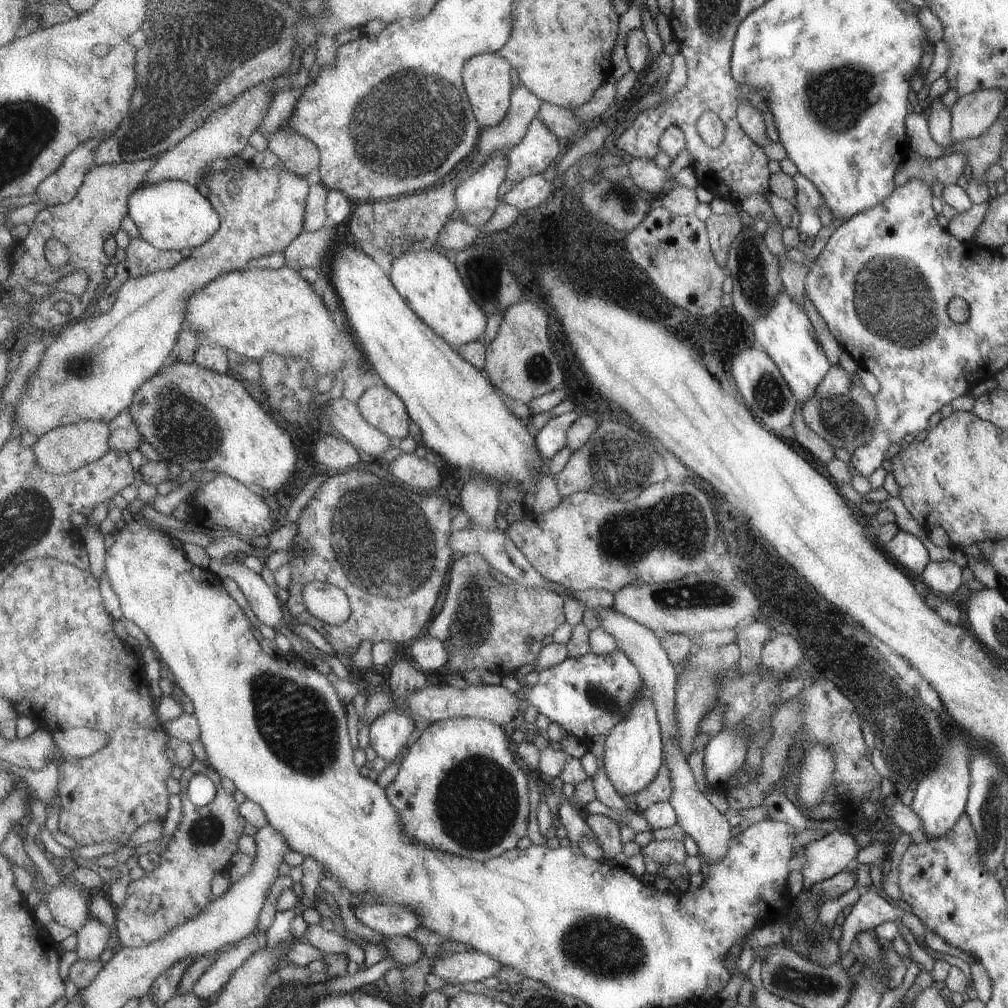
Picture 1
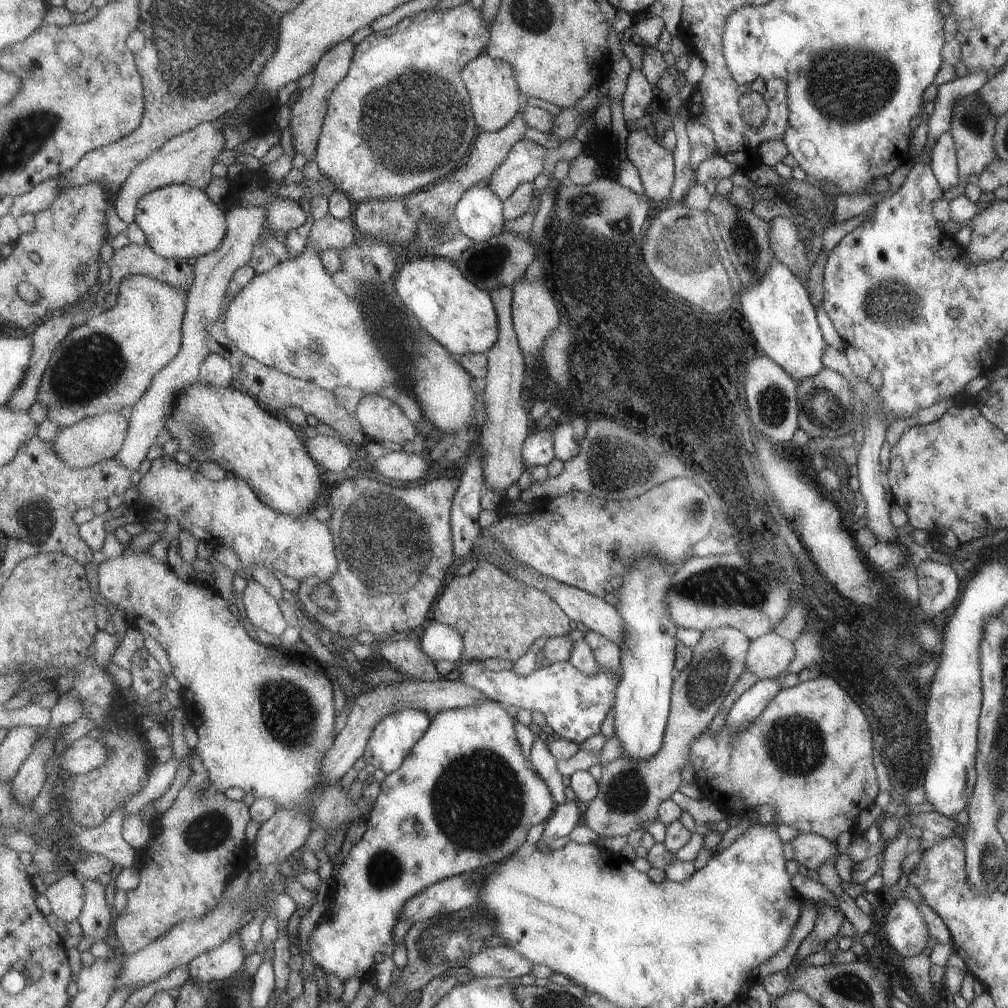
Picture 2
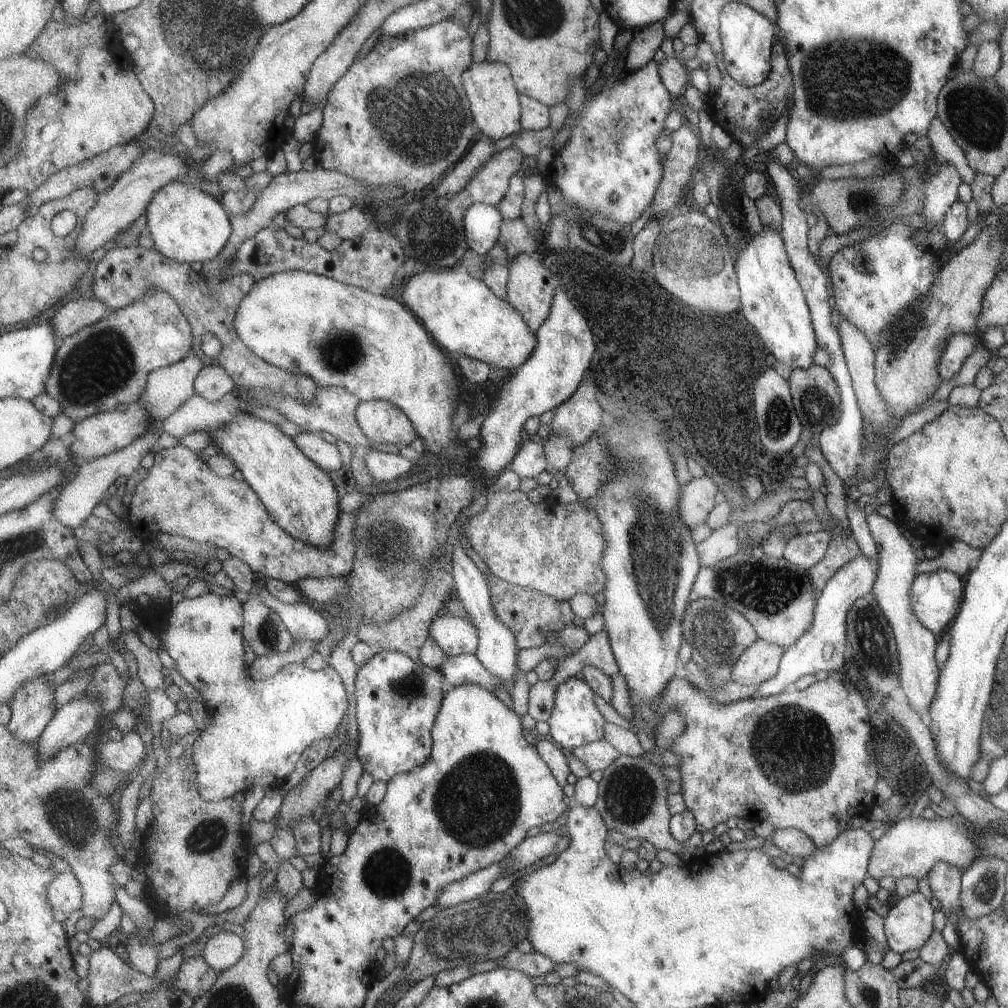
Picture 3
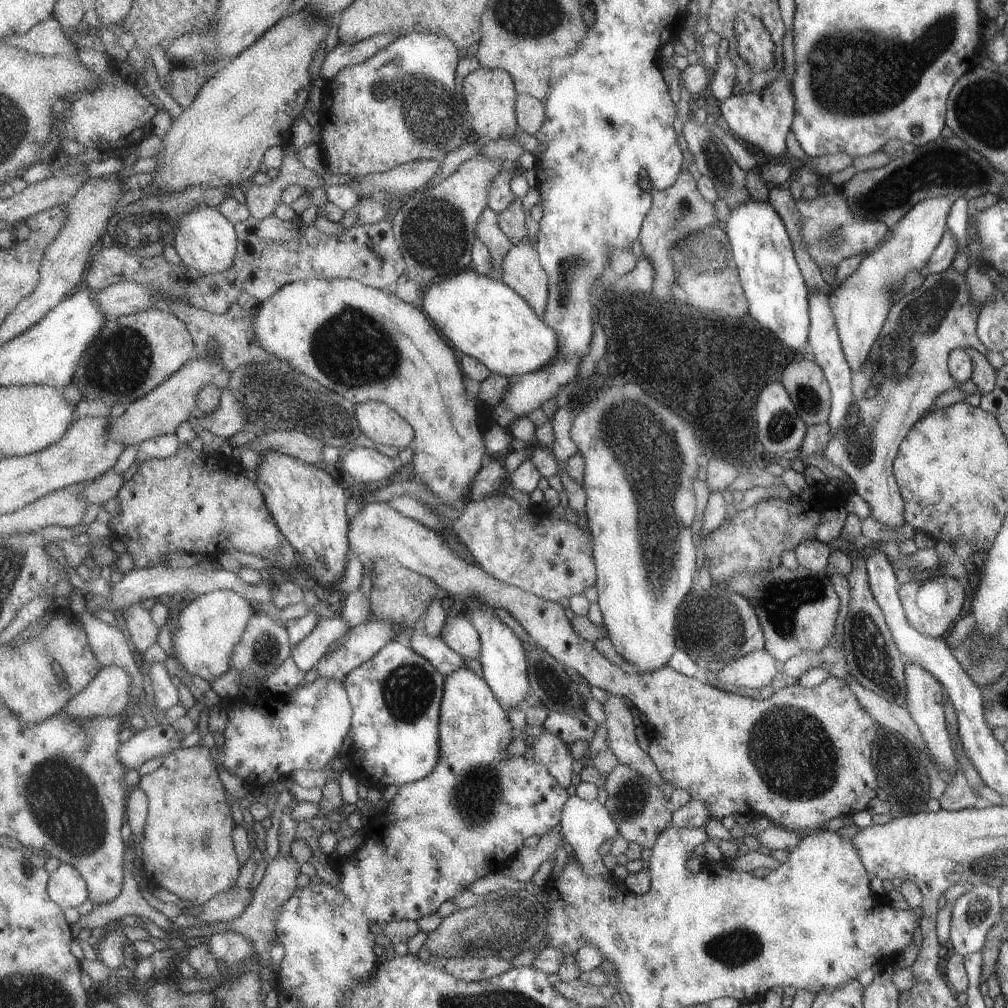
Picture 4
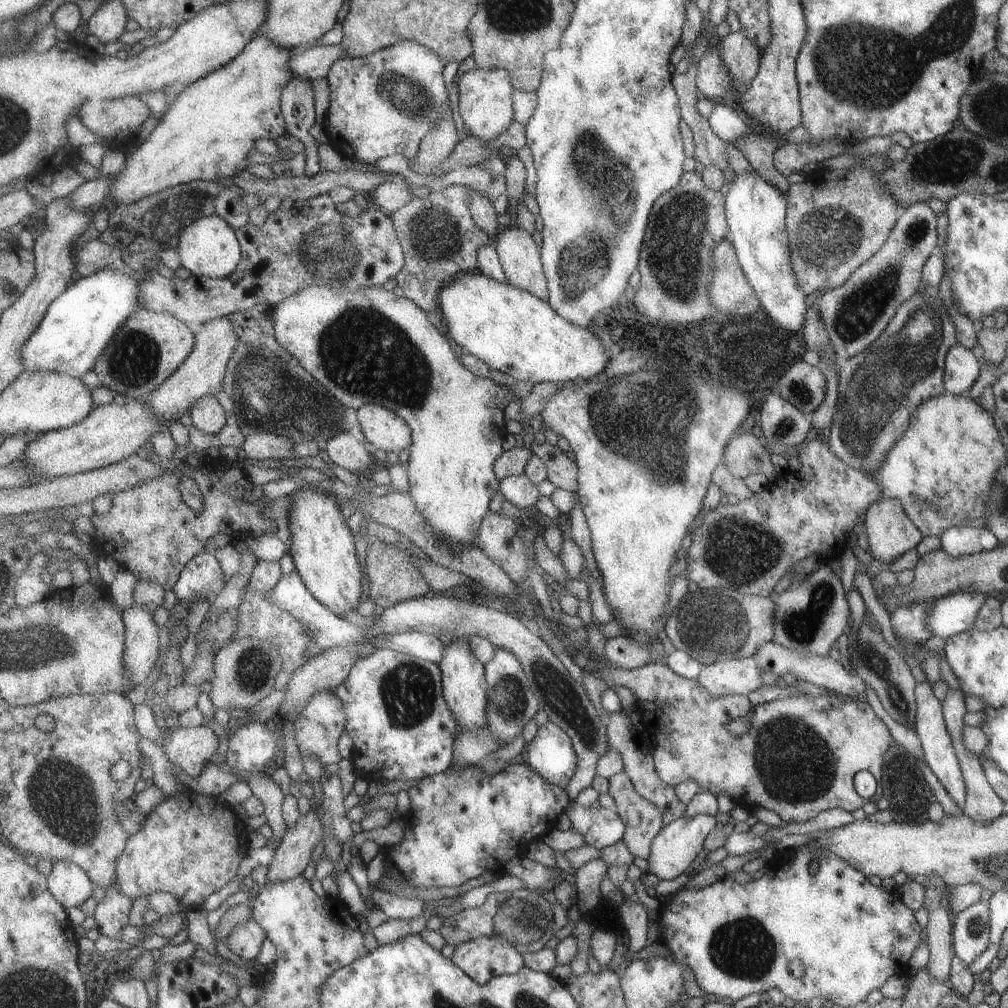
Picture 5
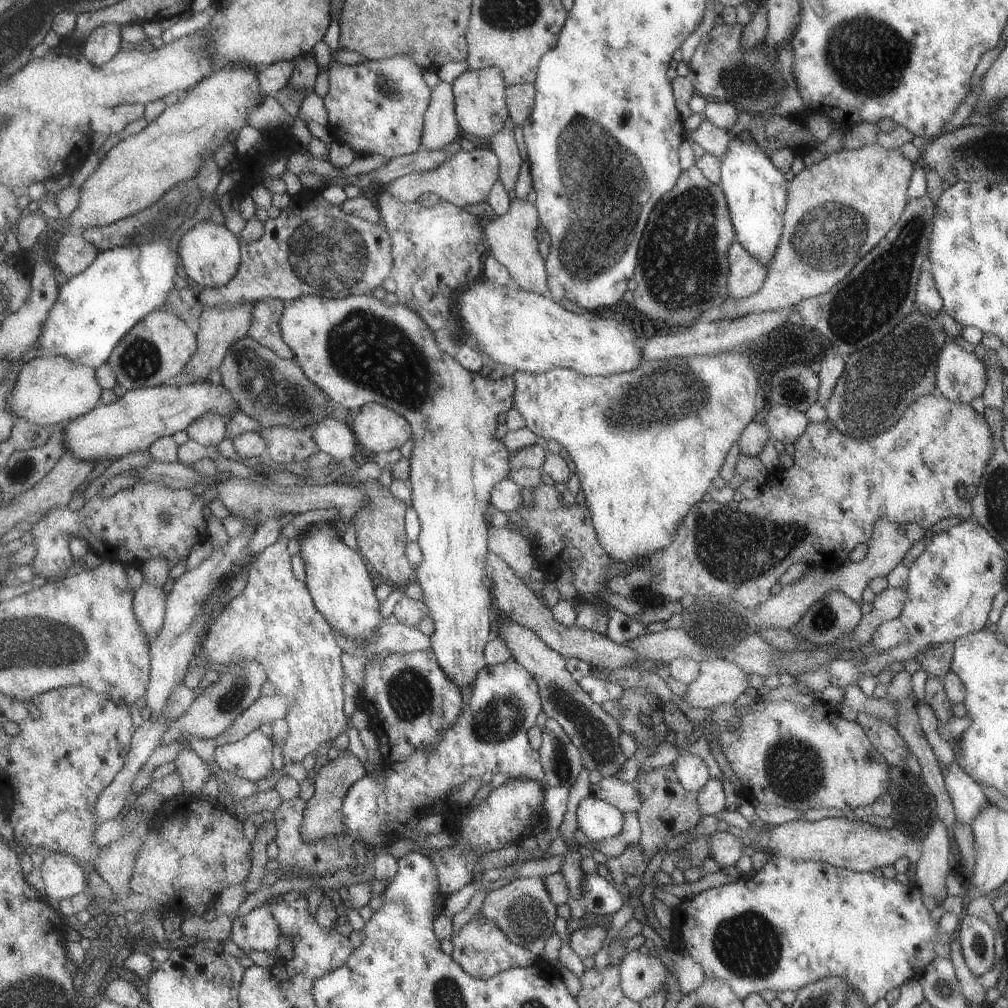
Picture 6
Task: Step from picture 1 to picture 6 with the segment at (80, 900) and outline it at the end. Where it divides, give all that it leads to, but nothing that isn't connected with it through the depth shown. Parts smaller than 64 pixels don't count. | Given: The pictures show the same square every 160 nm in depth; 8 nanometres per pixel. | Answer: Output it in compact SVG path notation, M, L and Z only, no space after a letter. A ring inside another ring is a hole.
M45 853L41 864L45 894L58 902L70 899L87 888L85 869L74 856L65 853Z

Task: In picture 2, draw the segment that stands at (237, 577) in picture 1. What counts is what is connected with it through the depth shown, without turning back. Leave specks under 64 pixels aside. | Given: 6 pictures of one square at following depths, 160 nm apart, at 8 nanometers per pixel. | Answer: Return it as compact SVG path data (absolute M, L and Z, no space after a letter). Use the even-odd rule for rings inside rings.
M251 580L242 592L242 602L247 614L246 620L251 620L269 634L278 638L287 630L285 614L279 608L279 602L259 580Z

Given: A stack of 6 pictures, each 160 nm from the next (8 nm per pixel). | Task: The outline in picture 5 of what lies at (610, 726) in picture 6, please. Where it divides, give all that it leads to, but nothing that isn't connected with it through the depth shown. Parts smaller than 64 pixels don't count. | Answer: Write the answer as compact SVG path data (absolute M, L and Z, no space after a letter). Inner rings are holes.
M433 593L378 610L374 615L374 624L371 626L380 627L387 633L421 631L430 635L437 634L437 636L447 632L455 637L483 636L496 647L506 648L513 653L525 670L527 680L530 680L531 688L548 716L548 720L558 726L572 742L576 754L576 769L567 783L567 796L575 801L580 790L591 784L596 775L597 759L609 749L606 737L608 718L605 714L599 717L585 690L577 692L571 686L577 682L571 680L571 676L555 653L527 621L494 605L474 604L461 598L453 598L449 595L439 596Z

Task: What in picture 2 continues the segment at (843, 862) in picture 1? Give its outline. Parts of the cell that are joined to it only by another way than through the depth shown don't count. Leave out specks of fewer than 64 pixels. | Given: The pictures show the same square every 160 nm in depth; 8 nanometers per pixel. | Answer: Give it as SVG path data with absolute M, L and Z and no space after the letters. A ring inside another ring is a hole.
M799 833L791 841L794 859L809 870L817 870L823 860L837 857L836 843L815 833Z

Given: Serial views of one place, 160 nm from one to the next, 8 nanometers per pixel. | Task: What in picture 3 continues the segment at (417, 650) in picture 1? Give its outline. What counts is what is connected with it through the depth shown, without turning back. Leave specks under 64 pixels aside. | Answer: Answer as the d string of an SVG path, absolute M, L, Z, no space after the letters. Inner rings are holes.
M440 613L430 626L430 634L448 655L476 654L480 636L471 619Z

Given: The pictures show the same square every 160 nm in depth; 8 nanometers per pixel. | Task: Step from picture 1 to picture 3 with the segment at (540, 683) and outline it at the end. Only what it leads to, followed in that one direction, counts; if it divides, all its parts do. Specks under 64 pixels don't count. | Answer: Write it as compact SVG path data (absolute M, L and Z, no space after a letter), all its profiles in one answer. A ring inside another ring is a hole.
M476 654L448 655L440 671L454 687L471 683L481 685L491 692L503 688L510 694L504 680L495 676ZM575 677L566 678L561 684L555 685L554 703L546 720L549 726L547 737L560 748L575 750L605 735L603 716L593 702L593 692L589 687L585 686L585 681Z

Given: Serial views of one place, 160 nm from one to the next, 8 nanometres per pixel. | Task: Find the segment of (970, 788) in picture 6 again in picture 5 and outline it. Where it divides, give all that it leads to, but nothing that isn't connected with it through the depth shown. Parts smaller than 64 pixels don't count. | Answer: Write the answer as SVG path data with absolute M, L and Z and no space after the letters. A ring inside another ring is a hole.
M917 681L915 683L914 699L916 700L916 715L913 729L915 735L920 740L924 761L928 764L931 772L933 772L937 780L942 784L943 788L945 788L950 798L957 806L961 807L966 795L964 780L956 754L954 753L950 734L947 732L942 717L942 704L933 695L931 685L929 681Z

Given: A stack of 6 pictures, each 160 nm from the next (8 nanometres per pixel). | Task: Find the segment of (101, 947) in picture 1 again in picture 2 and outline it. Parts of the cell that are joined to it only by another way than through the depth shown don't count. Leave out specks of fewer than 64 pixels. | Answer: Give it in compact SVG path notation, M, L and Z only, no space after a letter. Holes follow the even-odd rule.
M85 879L86 903L82 915L78 918L83 929L81 938L91 938L93 943L101 942L111 934L111 924L114 924L116 913L109 908L105 885L96 879Z

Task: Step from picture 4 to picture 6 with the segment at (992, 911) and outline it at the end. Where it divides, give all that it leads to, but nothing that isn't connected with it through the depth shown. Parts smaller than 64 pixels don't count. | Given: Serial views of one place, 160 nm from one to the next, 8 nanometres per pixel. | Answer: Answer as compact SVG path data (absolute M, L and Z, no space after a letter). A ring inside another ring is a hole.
M968 915L961 918L957 930L964 964L973 976L980 978L993 966L993 930L983 920Z

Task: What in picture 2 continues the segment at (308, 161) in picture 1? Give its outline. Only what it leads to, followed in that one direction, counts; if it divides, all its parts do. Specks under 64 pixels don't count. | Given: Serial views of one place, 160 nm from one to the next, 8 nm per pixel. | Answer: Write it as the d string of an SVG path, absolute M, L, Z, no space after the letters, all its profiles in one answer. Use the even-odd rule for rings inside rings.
M350 40L339 43L335 48L327 51L315 67L312 85L302 91L299 100L292 107L292 118L289 126L291 137L293 138L293 148L295 152L303 155L309 162L315 161L318 154L319 139L328 113L329 97L334 88L350 71L355 51L356 45Z

